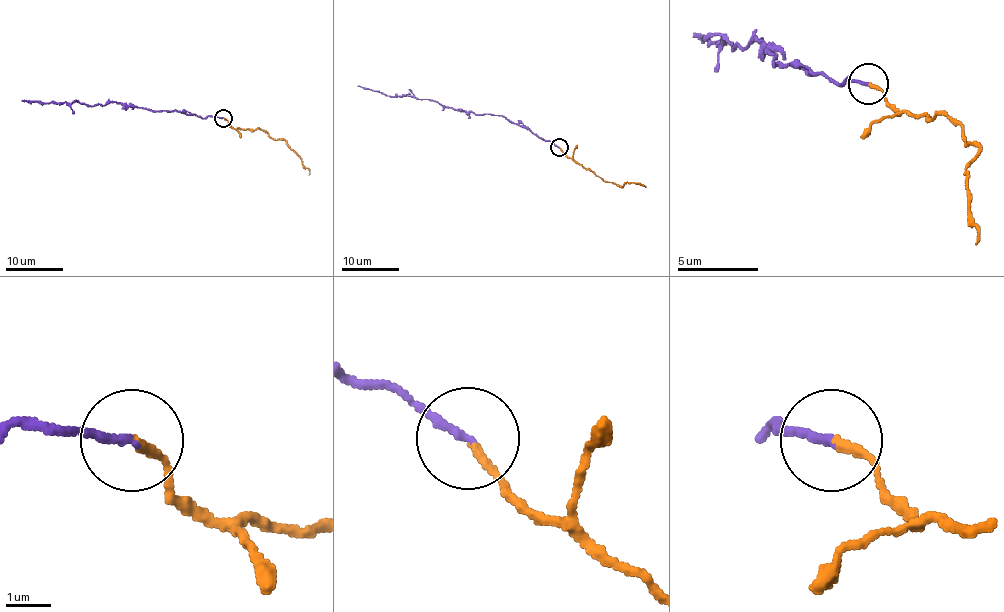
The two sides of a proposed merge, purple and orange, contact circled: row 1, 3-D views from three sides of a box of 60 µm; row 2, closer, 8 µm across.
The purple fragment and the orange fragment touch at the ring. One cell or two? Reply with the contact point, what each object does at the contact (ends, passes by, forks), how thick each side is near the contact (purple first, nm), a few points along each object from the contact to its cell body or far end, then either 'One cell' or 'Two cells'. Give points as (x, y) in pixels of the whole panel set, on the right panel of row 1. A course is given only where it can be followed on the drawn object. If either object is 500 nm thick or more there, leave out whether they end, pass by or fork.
Place: (868, 84). At the ring purple ends. At the ring orange ends. Thickness 190 nm (purple) against 190 nm. Course of purple: (867, 85), (847, 77), (839, 85), (802, 65), (778, 65), (757, 40), (733, 48), (725, 36), (692, 32). Course of orange: (871, 85), (899, 113), (944, 113), (964, 138), (976, 146), (968, 198), (976, 243). One cell

